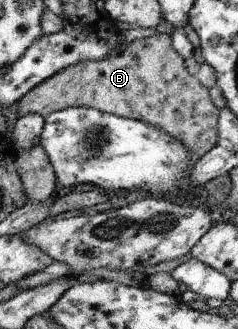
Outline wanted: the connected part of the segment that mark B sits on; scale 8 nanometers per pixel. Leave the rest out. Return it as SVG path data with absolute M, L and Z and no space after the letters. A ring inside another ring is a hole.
M157 32L157 35L152 35L146 38L139 37L132 42L123 42L122 44L117 45L117 49L115 51L111 51L111 53L109 53L107 57L101 59L101 61L81 61L81 63L75 63L75 65L61 69L61 71L54 73L51 75L51 77L44 79L41 83L38 83L35 87L32 87L27 93L25 93L25 95L22 95L18 99L16 117L23 117L23 115L29 114L47 117L49 113L65 109L66 107L91 107L93 109L97 109L97 111L119 115L120 117L145 121L145 123L149 123L149 125L153 125L153 127L157 127L157 129L165 131L165 133L173 137L175 141L179 141L179 143L181 143L181 145L183 145L183 147L185 147L189 153L193 153L193 157L198 160L216 143L218 109L215 107L215 105L213 105L211 99L209 99L209 95L207 94L208 89L201 87L201 85L199 85L199 81L197 81L197 78L193 79L193 76L189 75L189 73L185 71L185 67L183 67L183 60L184 59L171 47L171 39L169 34L160 34Z

